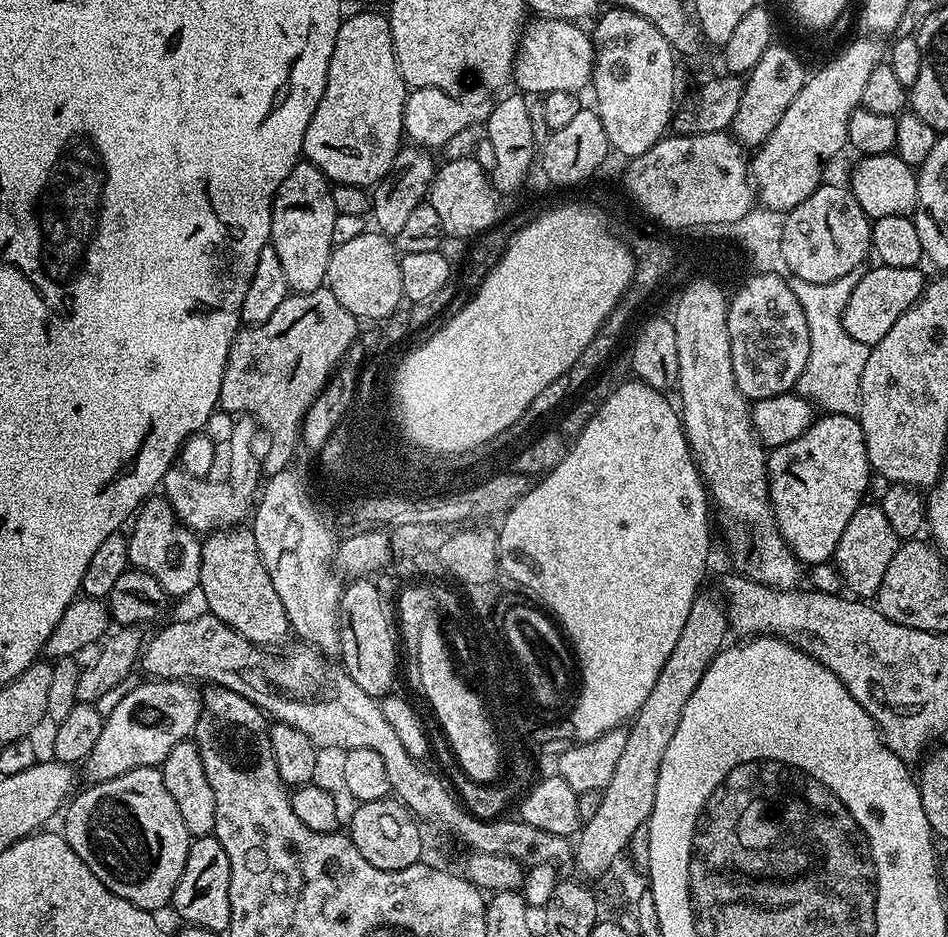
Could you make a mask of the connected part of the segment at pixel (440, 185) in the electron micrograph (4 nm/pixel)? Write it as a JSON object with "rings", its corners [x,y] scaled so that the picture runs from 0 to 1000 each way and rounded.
{"rings":[[[497,168],[482,171],[468,171],[461,178],[460,189],[456,191],[454,216],[462,227],[467,251],[494,252],[501,254],[524,238],[523,212],[525,206],[519,195],[517,185]]]}

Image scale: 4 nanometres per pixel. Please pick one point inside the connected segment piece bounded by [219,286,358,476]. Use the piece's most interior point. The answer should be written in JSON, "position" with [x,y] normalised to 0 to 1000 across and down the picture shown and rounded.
{"position":[290,395]}

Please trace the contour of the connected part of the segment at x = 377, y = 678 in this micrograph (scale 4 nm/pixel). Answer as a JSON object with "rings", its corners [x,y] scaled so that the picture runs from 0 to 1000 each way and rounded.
{"rings":[[[376,617],[364,626],[363,634],[359,639],[359,689],[357,700],[363,703],[362,716],[367,718],[386,741],[404,745],[415,737],[414,729],[418,726],[418,700],[420,693],[412,684],[412,673],[408,667],[411,651],[402,648],[402,635],[391,617]]]}

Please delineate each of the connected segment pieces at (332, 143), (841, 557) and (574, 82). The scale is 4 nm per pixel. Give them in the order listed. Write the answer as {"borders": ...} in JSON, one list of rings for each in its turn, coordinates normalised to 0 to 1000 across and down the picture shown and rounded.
{"borders":[[[[404,12],[364,16],[352,45],[352,58],[344,79],[344,96],[340,96],[340,109],[335,109],[335,117],[331,117],[327,134],[323,134],[320,165],[324,174],[335,177],[335,181],[340,181],[340,186],[354,196],[398,196],[414,180],[418,163],[424,157],[426,110],[430,107],[431,97],[420,75],[408,16]]],[[[912,536],[892,557],[892,566],[888,566],[888,574],[884,574],[880,603],[886,609],[890,623],[896,628],[898,635],[903,638],[923,637],[930,622],[930,615],[939,596],[943,594],[947,584],[947,573],[939,557],[935,557],[935,549],[929,544],[927,537]]],[[[583,19],[558,20],[552,31],[544,62],[540,69],[540,81],[550,99],[597,96],[611,99],[624,89],[624,69],[629,67],[629,52],[624,39],[615,34],[611,25]]]]}

